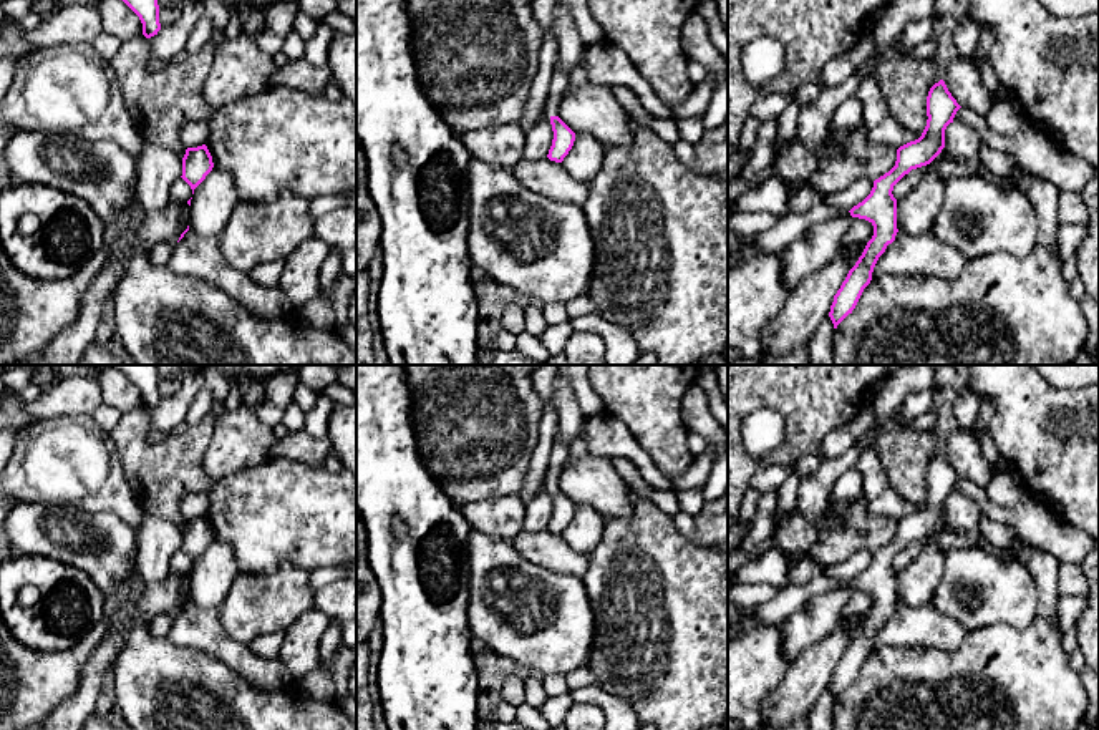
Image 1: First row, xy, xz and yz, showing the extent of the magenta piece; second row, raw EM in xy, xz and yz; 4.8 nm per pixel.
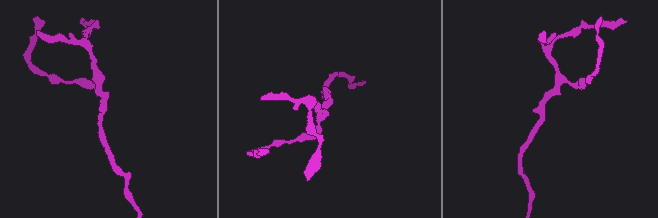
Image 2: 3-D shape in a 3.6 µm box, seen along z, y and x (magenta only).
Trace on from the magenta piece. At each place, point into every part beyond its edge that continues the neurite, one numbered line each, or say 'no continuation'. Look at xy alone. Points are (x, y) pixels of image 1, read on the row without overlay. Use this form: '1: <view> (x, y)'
no continuation

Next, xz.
1: xz (559, 453)

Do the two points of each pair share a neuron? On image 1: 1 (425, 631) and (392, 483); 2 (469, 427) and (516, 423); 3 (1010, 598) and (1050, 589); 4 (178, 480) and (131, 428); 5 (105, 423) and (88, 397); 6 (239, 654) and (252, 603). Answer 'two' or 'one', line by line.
1: one
2: one
3: two
4: one
5: two
6: two

